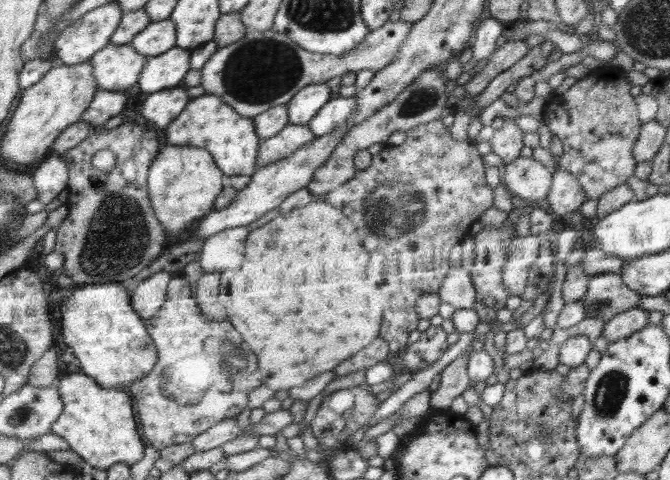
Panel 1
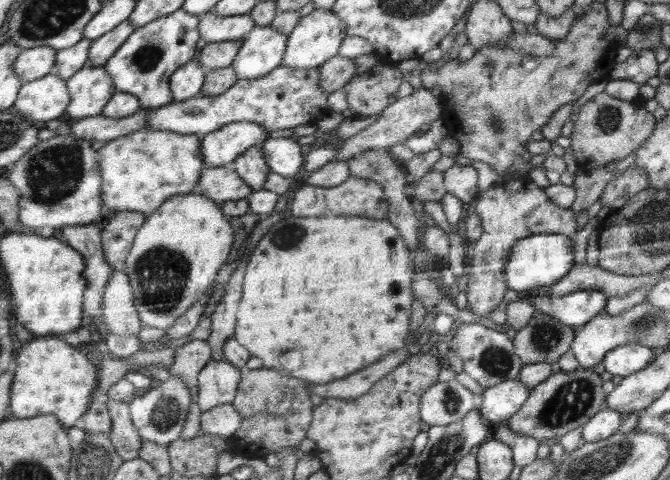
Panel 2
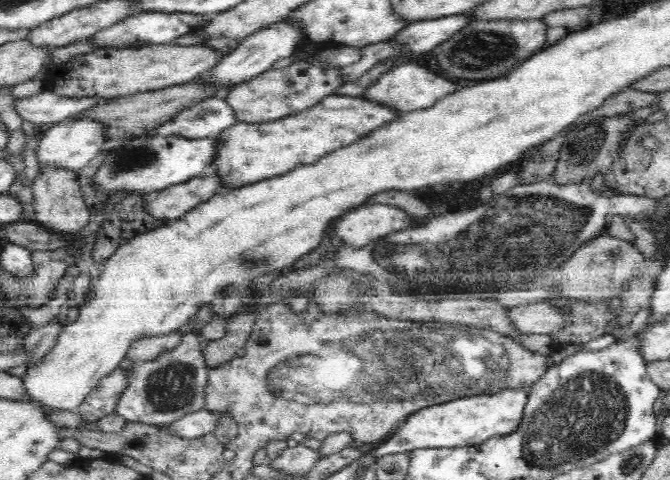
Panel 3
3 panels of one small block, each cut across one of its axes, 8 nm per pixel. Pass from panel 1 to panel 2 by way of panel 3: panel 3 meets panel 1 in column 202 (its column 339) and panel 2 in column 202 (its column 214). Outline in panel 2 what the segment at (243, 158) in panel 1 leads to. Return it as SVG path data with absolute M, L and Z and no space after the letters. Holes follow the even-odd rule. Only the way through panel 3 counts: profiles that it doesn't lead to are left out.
M141 129L108 141L99 153L104 204L114 213L136 211L148 215L171 196L195 192L205 170L201 138L196 134Z

